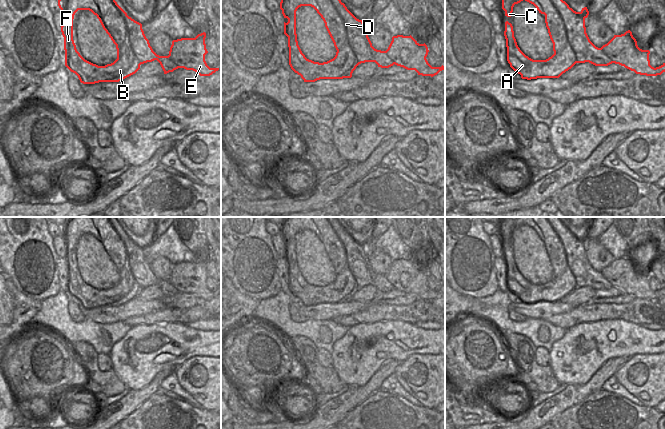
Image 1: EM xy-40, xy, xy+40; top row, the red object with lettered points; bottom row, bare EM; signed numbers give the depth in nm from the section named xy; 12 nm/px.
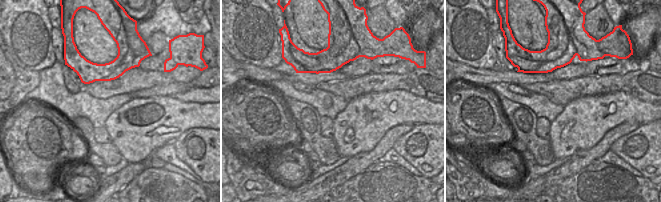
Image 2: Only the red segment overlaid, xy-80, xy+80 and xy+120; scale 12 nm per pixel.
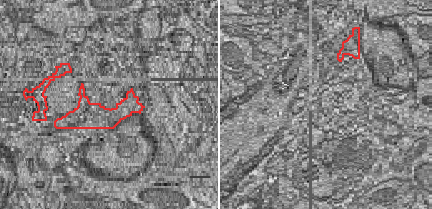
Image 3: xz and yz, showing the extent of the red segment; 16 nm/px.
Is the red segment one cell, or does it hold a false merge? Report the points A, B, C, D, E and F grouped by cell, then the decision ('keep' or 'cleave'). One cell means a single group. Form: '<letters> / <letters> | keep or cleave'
A B C D F / E | cleave

